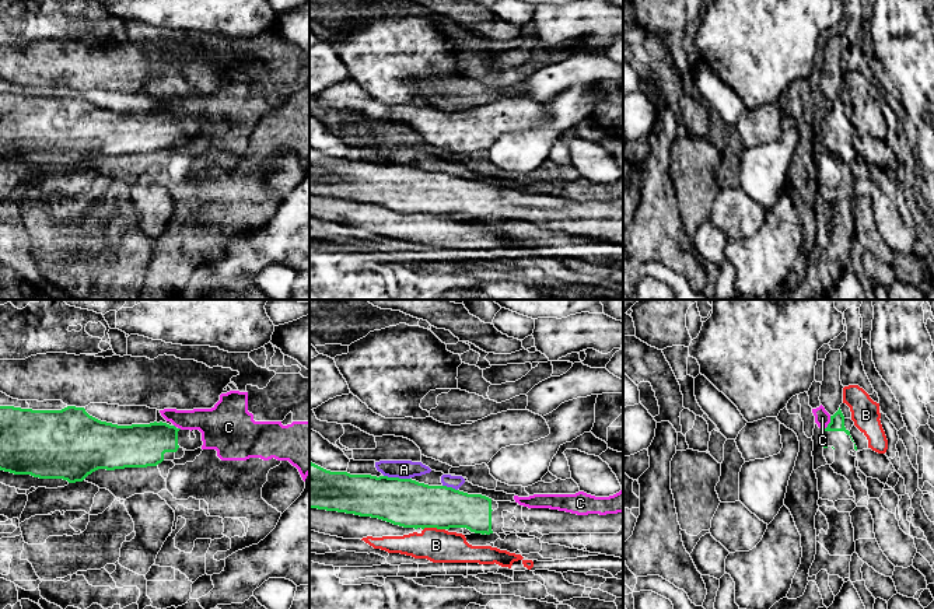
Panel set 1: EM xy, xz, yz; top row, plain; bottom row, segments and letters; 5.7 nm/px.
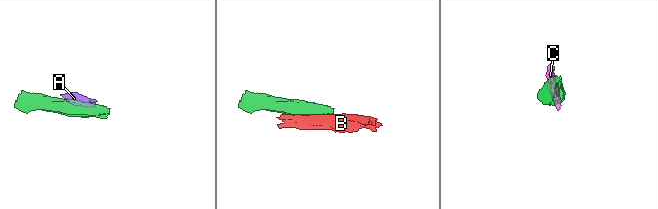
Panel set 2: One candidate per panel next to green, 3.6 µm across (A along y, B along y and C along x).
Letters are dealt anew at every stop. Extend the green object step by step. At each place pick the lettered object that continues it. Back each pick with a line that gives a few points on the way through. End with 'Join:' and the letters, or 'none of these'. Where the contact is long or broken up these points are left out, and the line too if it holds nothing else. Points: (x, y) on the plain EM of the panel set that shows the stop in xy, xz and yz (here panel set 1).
Join: none of these

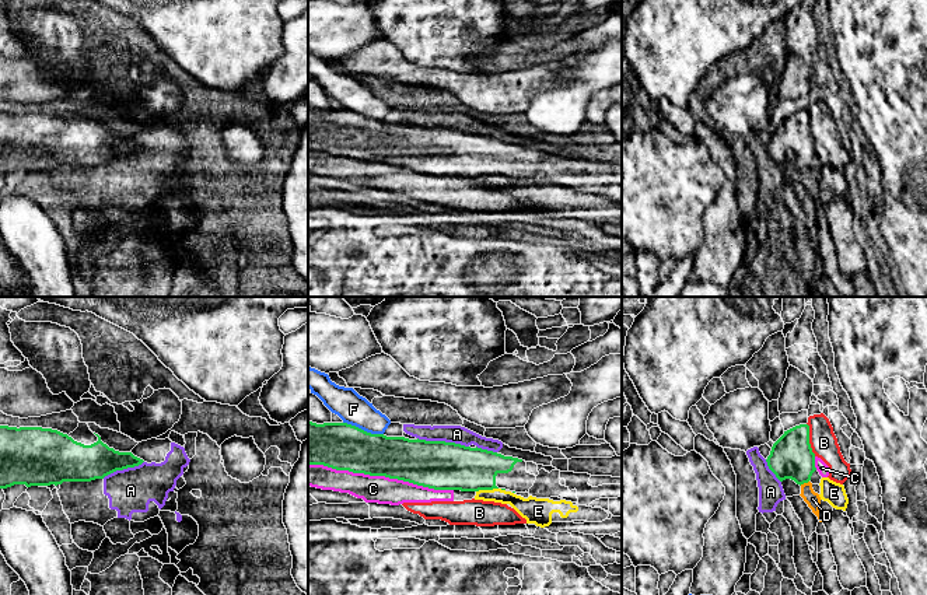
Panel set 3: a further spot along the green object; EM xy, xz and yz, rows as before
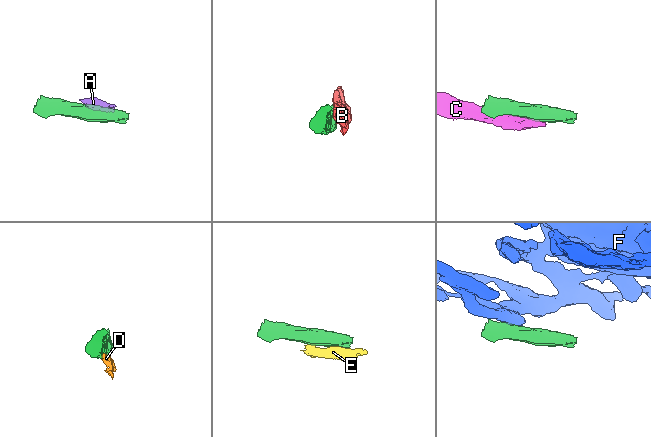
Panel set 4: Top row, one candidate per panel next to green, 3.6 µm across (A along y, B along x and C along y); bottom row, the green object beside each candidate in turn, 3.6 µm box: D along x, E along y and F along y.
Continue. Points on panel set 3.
Join: none of these

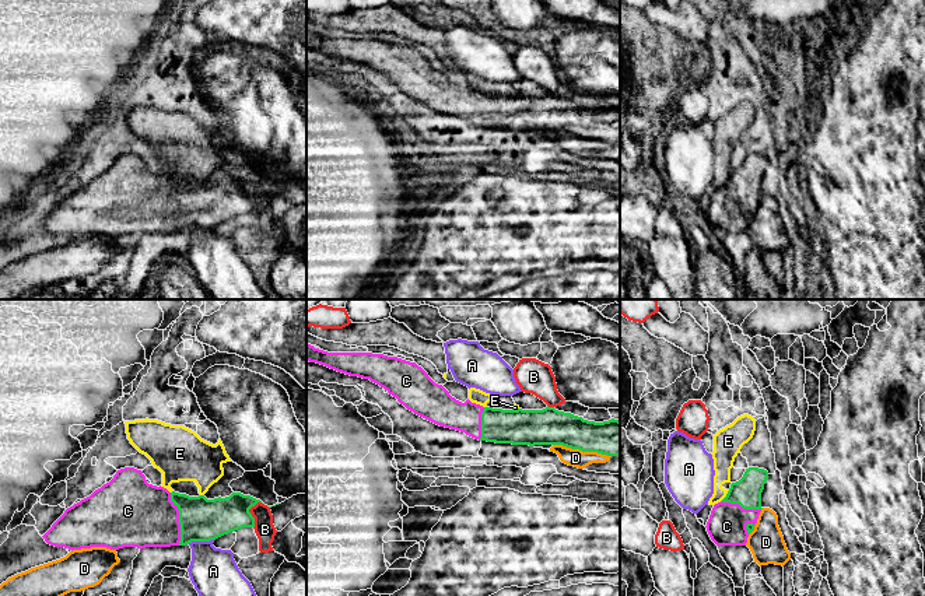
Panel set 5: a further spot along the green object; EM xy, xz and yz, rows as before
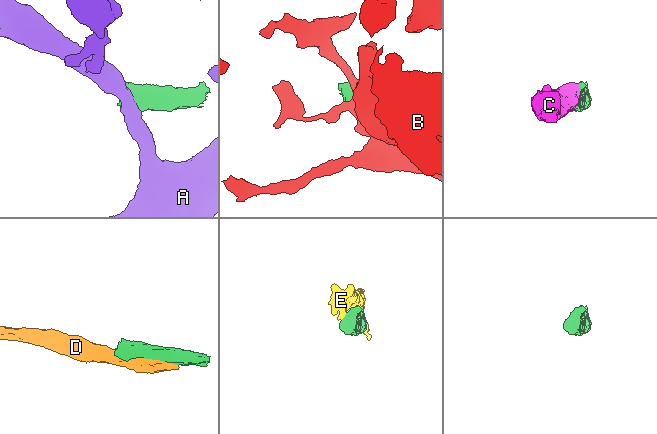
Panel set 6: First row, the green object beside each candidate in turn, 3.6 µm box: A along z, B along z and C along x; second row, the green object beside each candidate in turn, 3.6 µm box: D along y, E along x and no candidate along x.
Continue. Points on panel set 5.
Join: C

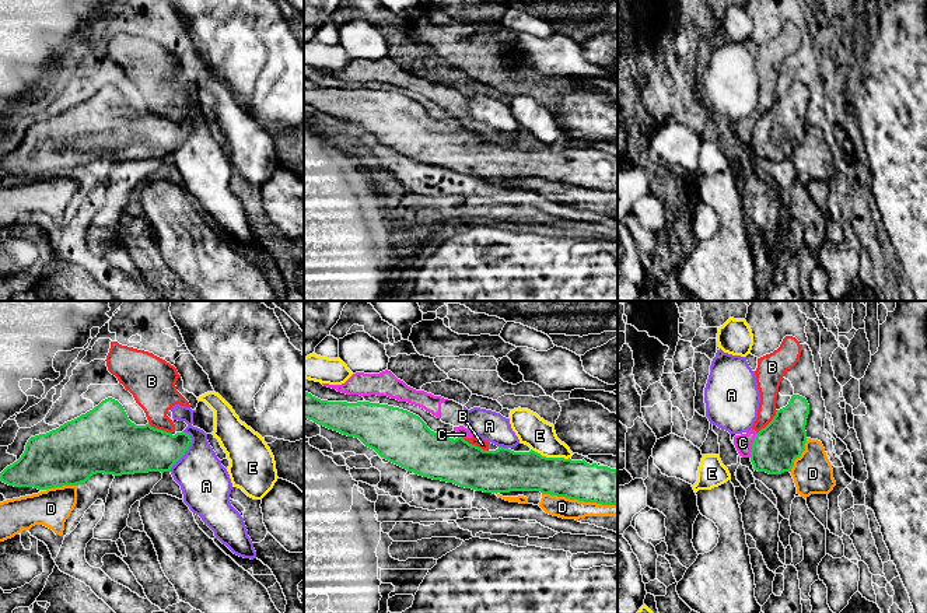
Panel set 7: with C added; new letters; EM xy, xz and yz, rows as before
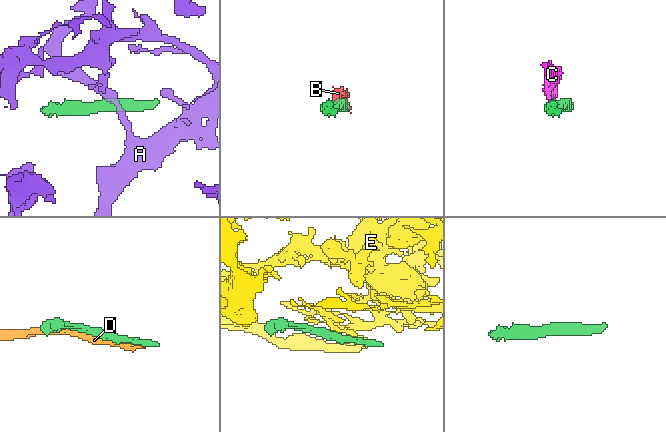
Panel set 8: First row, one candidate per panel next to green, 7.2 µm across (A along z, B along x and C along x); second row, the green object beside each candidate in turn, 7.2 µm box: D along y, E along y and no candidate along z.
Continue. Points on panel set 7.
Join: none of these

